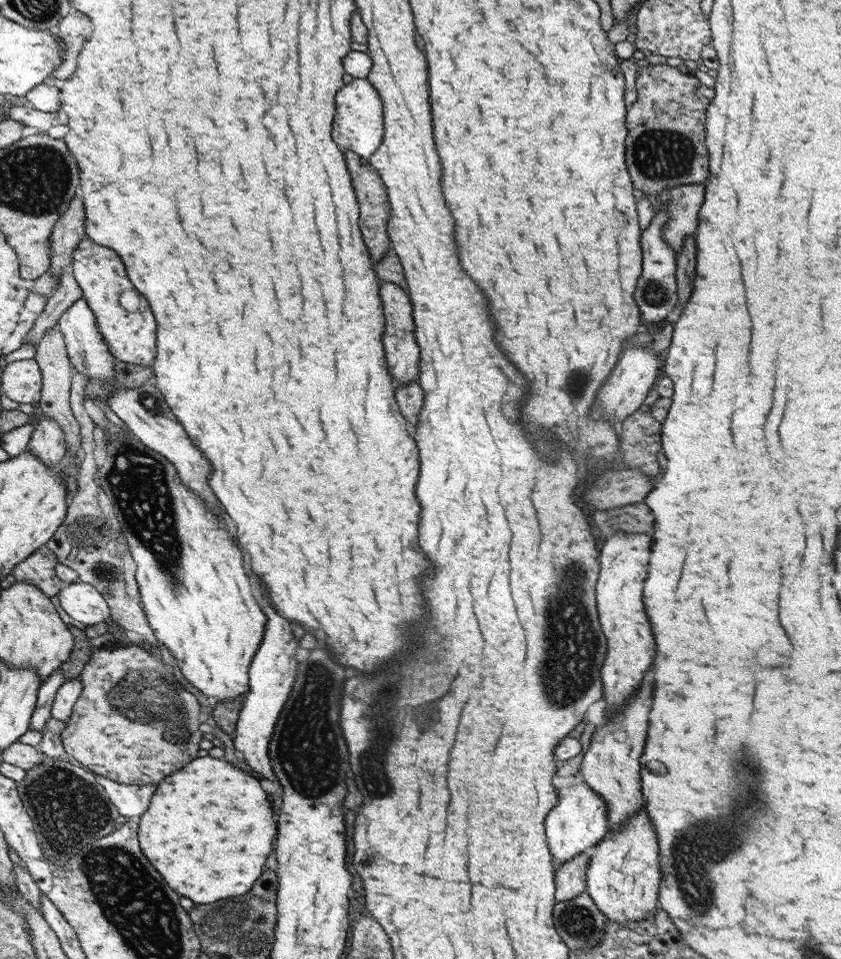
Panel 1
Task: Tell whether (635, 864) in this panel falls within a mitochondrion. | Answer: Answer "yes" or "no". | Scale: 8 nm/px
no

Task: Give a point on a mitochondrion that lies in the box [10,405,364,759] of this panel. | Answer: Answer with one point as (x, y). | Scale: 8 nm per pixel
(138, 483)

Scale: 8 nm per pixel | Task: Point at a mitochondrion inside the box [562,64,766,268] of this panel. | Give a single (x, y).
(661, 156)

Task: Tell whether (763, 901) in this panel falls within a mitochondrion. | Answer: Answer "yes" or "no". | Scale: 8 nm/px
yes

